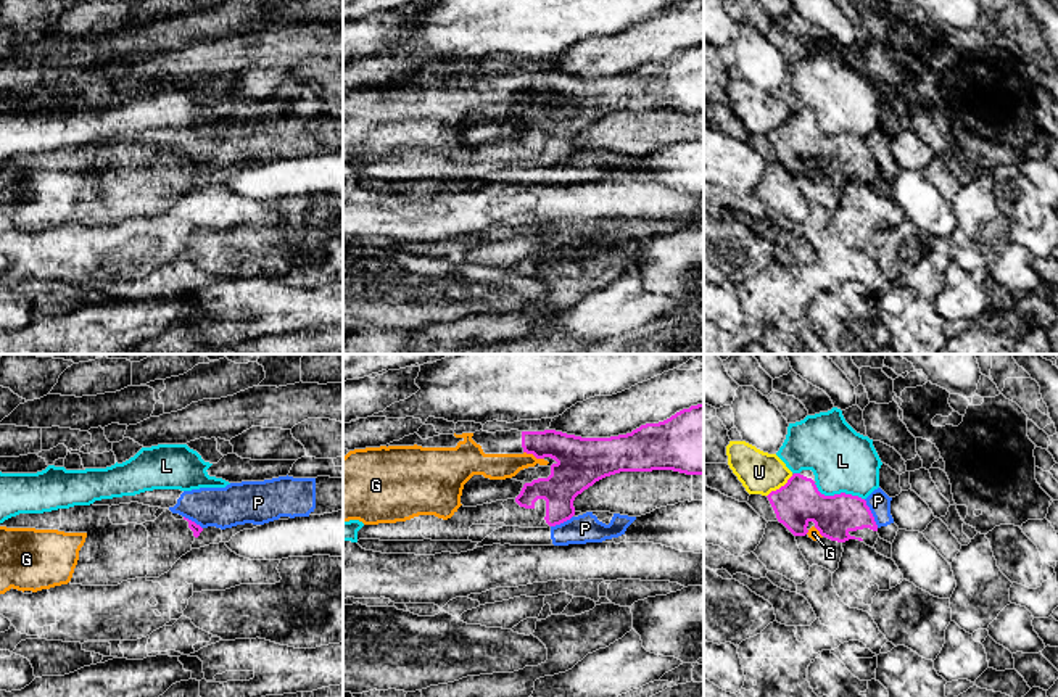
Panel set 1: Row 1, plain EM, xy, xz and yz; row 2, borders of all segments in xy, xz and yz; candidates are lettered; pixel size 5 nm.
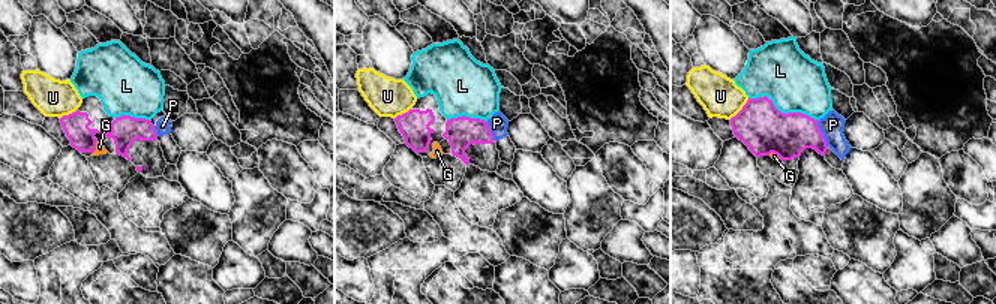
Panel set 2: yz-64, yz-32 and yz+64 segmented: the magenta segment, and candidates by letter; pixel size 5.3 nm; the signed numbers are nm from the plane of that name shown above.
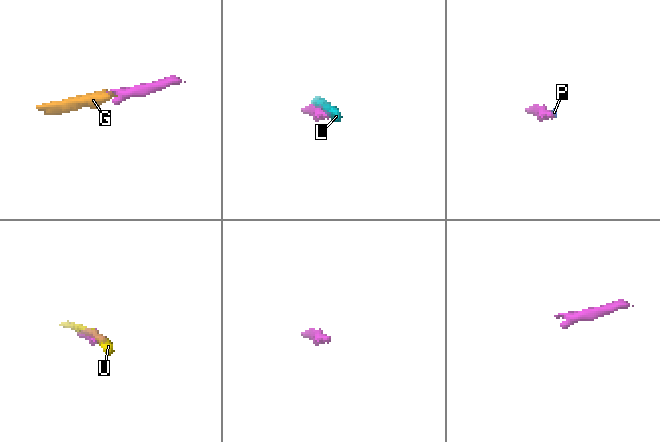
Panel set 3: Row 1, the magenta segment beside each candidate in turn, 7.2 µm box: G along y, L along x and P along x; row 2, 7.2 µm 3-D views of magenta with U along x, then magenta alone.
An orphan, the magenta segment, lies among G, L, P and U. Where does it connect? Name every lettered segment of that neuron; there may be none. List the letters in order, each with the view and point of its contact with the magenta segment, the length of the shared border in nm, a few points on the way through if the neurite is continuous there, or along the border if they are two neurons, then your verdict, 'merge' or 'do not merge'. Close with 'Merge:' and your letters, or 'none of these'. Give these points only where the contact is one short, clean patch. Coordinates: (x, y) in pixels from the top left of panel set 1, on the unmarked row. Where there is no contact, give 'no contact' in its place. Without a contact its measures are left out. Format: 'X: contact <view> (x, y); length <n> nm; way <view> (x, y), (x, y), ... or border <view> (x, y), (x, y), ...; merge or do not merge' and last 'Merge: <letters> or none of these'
G: contact xz (533, 94); length 110 nm; merge
L: contact yz (838, 134); length 260 nm; do not merge
P: contact yz (872, 153); length 160 nm; border yz (863, 139), (878, 166); do not merge
U: contact yz (781, 126); length 170 nm; do not merge
Merge: G

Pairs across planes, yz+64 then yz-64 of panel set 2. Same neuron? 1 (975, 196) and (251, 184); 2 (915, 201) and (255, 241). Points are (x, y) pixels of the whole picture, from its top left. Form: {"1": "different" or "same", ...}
{"1": "different", "2": "same"}

